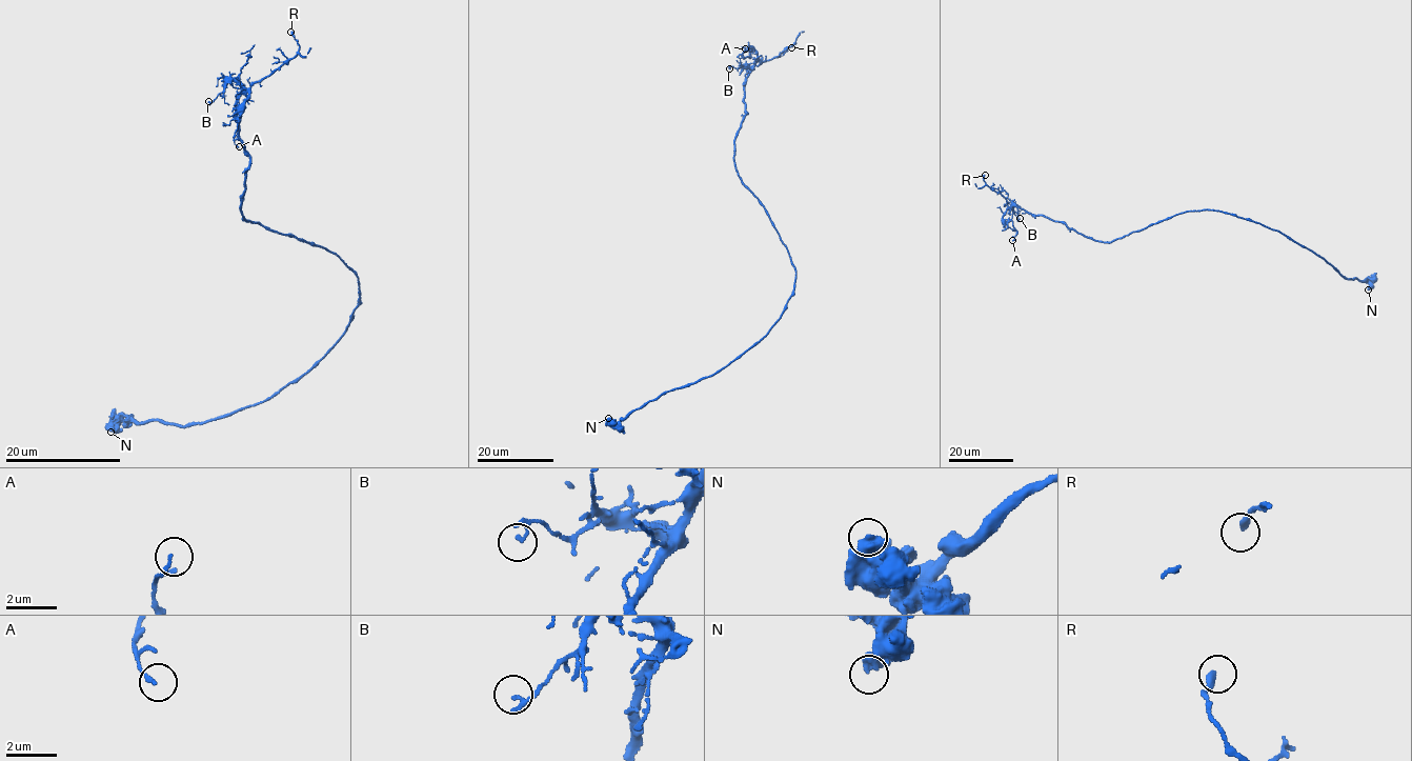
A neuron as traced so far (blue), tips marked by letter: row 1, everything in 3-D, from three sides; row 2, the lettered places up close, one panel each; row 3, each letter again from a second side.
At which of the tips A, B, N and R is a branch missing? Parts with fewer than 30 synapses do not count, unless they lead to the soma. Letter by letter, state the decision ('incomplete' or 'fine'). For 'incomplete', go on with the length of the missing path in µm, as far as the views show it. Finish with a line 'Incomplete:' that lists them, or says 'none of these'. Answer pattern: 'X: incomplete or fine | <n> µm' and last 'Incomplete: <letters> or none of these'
A: fine
B: fine
N: fine
R: fine
Incomplete: none of these

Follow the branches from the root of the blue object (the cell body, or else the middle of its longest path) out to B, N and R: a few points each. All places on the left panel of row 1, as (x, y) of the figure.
B: (337, 255), (242, 219), (249, 159), (235, 105), (241, 87), (229, 81), (208, 101)
N: (337, 255), (357, 276), (360, 300), (343, 336), (302, 375), (221, 417), (184, 426), (123, 417), (111, 432)
R: (337, 255), (242, 219), (249, 159), (235, 105), (242, 89), (295, 58), (300, 46), (290, 32)

